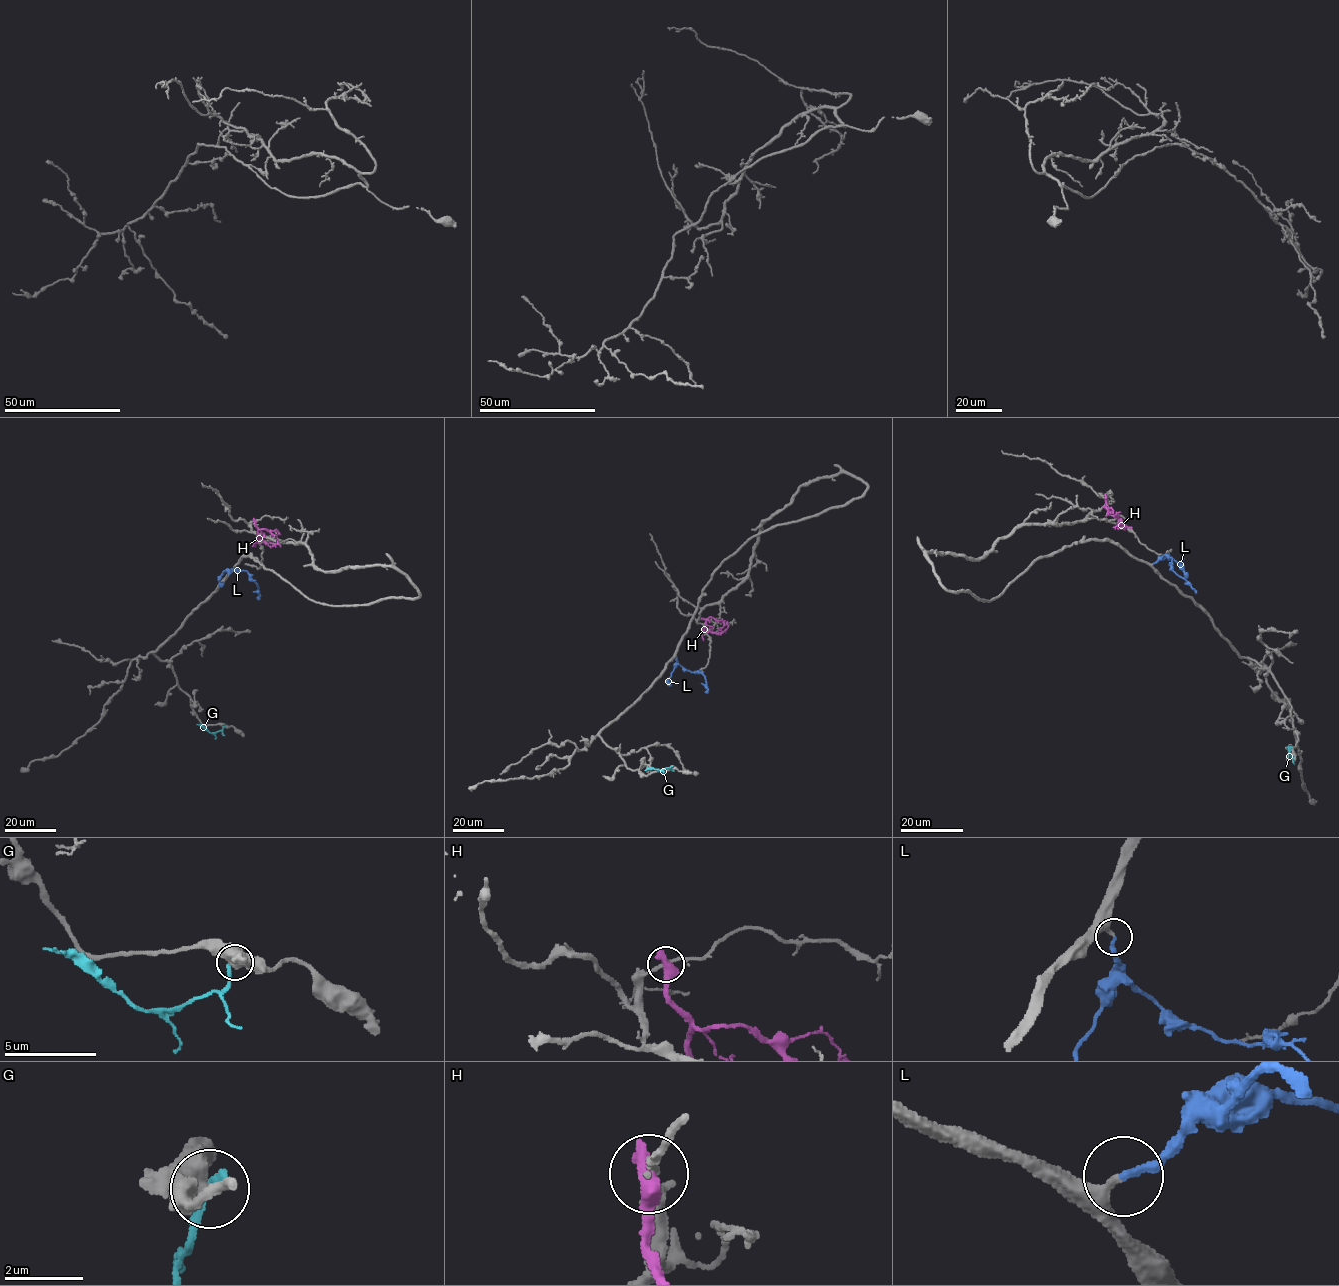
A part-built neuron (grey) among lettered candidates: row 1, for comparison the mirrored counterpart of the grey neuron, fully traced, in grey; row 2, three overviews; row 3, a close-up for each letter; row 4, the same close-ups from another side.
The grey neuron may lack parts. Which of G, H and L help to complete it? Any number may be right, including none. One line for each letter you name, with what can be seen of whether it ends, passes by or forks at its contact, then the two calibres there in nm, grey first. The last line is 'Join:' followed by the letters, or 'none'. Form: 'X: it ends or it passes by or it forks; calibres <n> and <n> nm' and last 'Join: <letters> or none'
L: it ends; calibres 320 and 220 nm
Join: L

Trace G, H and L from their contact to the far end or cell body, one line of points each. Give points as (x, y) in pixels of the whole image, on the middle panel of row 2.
G: (671, 770), (644, 770)
H: (703, 618), (706, 620), (706, 630), (711, 632), (722, 632), (727, 625)
L: (676, 657), (686, 670), (704, 677), (706, 693)

